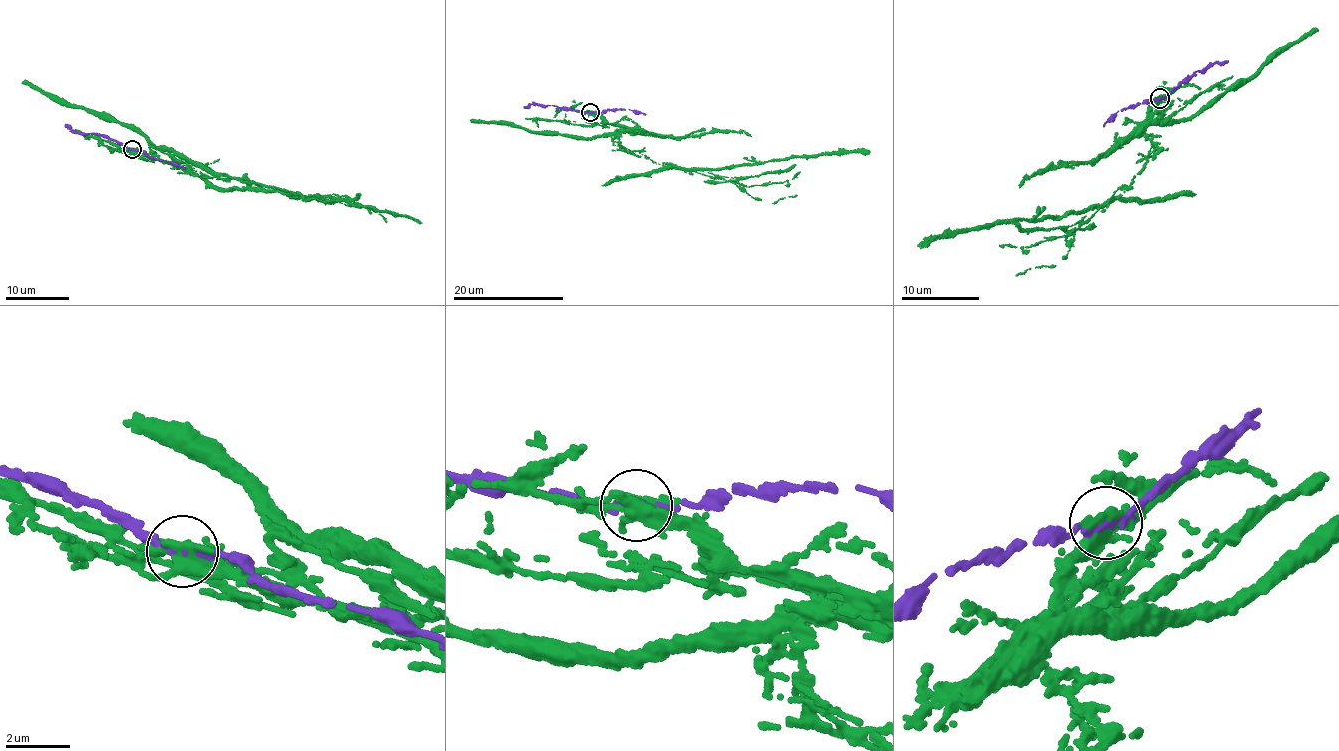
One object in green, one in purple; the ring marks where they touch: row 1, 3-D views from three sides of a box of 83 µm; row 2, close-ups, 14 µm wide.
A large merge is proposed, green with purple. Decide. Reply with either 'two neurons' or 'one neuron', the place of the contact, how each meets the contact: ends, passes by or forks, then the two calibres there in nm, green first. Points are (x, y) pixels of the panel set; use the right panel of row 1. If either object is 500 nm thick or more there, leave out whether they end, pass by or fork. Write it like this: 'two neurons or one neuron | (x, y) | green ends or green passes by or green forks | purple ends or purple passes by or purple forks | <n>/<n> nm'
two neurons | (1159, 98) | green forks | purple passes by | 400/240 nm

